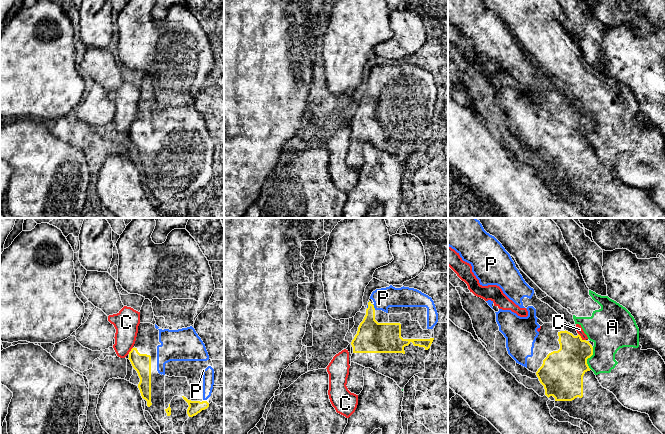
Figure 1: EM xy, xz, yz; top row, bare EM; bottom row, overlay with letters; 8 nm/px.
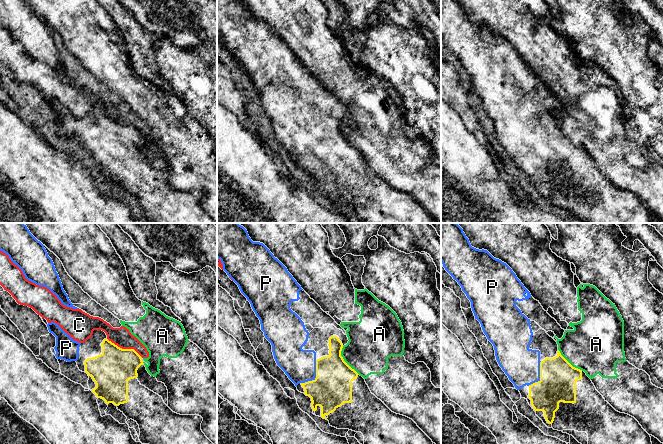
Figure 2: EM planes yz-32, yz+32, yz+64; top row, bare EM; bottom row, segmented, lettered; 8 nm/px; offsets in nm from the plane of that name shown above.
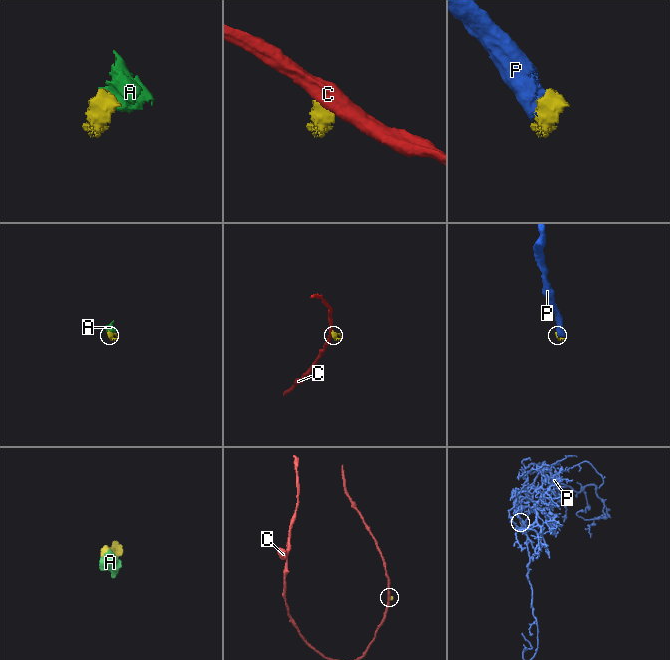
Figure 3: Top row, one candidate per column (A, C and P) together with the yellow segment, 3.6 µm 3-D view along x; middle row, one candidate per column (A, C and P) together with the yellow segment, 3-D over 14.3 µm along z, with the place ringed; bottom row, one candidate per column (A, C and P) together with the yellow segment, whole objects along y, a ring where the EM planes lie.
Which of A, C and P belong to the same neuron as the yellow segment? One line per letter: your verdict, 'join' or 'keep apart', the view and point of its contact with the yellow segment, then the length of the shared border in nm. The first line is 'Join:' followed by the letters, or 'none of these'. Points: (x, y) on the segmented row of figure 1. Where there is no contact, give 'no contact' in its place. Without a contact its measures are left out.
Join: P
A: keep apart; contact yz (588, 357); length 190 nm
C: keep apart; contact yz (580, 337); length 90 nm
P: join; contact xz (373, 307); length 50 nm

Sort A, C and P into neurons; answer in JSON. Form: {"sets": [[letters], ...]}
{"sets": [["A"], ["C"], ["P"]]}

